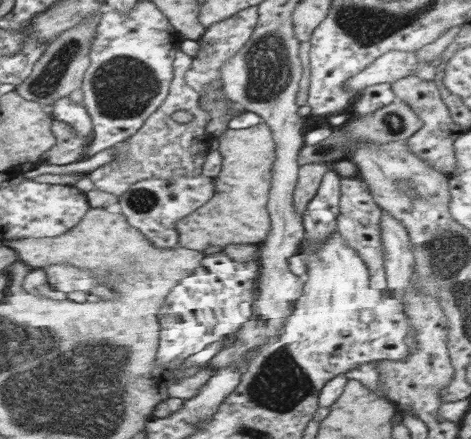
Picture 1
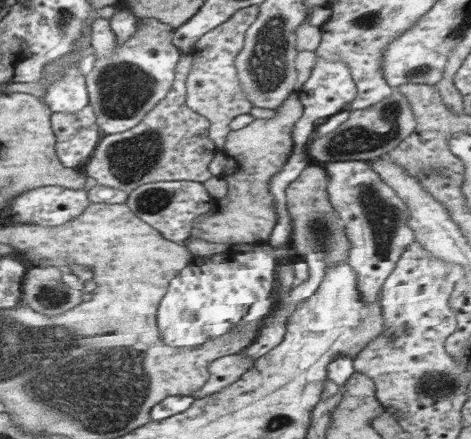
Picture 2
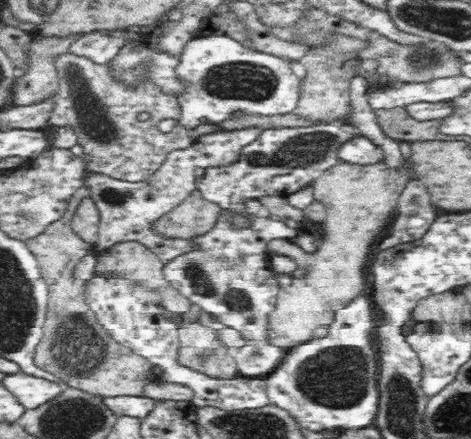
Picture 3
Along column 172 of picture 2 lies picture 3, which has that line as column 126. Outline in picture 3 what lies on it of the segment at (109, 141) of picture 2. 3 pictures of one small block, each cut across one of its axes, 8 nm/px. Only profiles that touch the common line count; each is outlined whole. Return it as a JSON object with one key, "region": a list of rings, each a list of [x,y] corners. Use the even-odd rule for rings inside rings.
{"region":[[[70,54],[58,58],[58,76],[60,76],[60,86],[58,86],[58,96],[56,96],[56,110],[50,116],[50,126],[70,128],[76,134],[78,144],[82,148],[80,158],[86,164],[88,174],[98,174],[98,176],[126,180],[126,182],[146,182],[150,180],[150,176],[154,176],[162,168],[162,164],[166,164],[166,158],[172,152],[186,150],[194,144],[194,138],[190,132],[176,130],[176,132],[164,134],[158,128],[158,124],[166,120],[178,124],[182,120],[182,104],[170,96],[162,96],[154,92],[152,86],[130,92],[106,76],[106,66],[94,66],[92,62],[70,56]],[[138,114],[148,114],[150,118],[138,120]]]}

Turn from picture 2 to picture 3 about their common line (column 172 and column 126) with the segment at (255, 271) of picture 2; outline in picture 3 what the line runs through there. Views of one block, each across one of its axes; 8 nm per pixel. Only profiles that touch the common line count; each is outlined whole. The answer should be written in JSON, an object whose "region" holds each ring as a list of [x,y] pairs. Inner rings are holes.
{"region":[[[94,274],[94,280],[90,282],[86,298],[90,300],[90,308],[98,314],[100,324],[122,346],[130,348],[138,356],[144,356],[144,360],[150,366],[160,368],[162,382],[180,384],[194,392],[192,406],[196,410],[216,408],[222,412],[236,412],[236,410],[252,412],[252,410],[272,406],[270,398],[268,398],[268,390],[266,390],[266,386],[268,386],[266,380],[258,380],[258,378],[218,380],[218,378],[208,378],[208,376],[192,370],[190,366],[182,366],[180,364],[180,348],[182,348],[180,330],[172,322],[172,314],[160,306],[158,298],[152,292],[134,288],[124,280],[106,280],[106,278],[100,278]]]}

